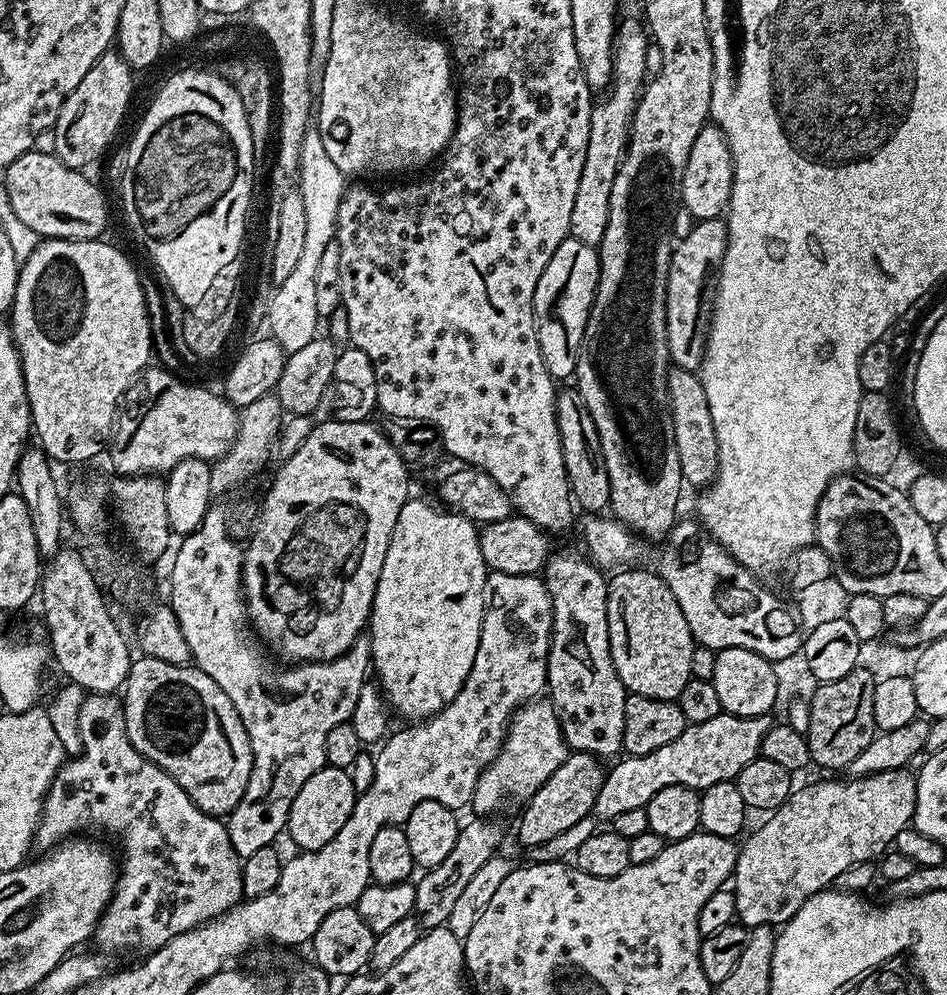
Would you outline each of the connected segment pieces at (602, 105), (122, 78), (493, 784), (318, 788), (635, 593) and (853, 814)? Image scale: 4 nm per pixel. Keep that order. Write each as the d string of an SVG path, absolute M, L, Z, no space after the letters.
M639 19L637 20L628 20L625 24L623 21L616 33L612 53L614 83L606 92L609 100L597 99L593 103L590 114L590 134L586 142L586 162L582 162L582 178L578 178L578 195L574 197L574 210L570 213L571 239L593 246L599 246L602 236L606 234L606 222L610 219L610 190L614 190L614 178L620 169L620 161L624 158L624 150L628 147L632 114L636 111L636 102L646 84L646 52L650 45L650 36L645 25Z
M109 50L101 54L98 62L94 62L94 66L90 66L86 78L82 78L82 82L78 82L78 86L74 86L74 90L60 107L60 113L54 125L56 134L54 155L63 164L71 168L87 169L87 164L94 163L111 146L112 139L115 138L116 131L119 130L120 123L123 122L124 115L128 112L128 103L132 100L132 76L134 76L133 69L129 68L128 63L120 57L119 51Z
M537 698L520 705L512 719L508 721L508 733L504 736L504 744L488 769L478 778L478 786L472 795L471 807L477 813L492 814L492 811L509 796L512 800L527 802L532 795L562 766L568 757L569 747L564 743L564 735L551 703L547 699Z
M332 767L320 768L313 776L306 778L302 790L298 790L298 798L294 798L294 806L290 806L286 836L297 844L297 849L313 852L326 846L326 842L330 842L330 838L334 838L334 834L346 826L346 818L350 818L354 810L358 795L354 790L354 782L350 782L343 767Z
M640 566L617 571L620 573L616 577L613 575L608 582L608 629L614 670L618 670L618 678L622 678L631 695L679 701L682 686L686 686L686 682L693 679L690 670L690 654L694 647L692 631L670 586L666 586L666 582L655 571L643 572L636 567Z
M909 769L844 778L842 782L822 780L797 787L787 802L771 813L761 828L749 831L743 837L744 844L742 840L739 845L734 873L736 920L749 930L758 926L782 926L798 914L809 897L833 885L841 872L858 863L879 859L895 843L898 831L909 827L916 801L916 778Z

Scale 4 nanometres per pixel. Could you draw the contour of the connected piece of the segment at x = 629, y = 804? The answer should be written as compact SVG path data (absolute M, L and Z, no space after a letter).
M721 714L710 718L710 722L689 724L681 736L674 738L674 742L669 742L667 746L654 750L654 754L642 754L641 756L625 755L623 757L624 760L617 759L615 761L617 764L613 768L611 765L607 769L602 782L602 790L598 790L598 802L594 809L595 815L600 818L605 816L605 821L610 822L625 810L638 810L645 807L650 802L650 798L654 798L654 794L658 794L658 790L662 790L662 786L681 784L687 788L703 790L714 782L722 782L723 780L735 781L737 774L747 764L754 762L760 756L762 738L768 732L769 727L770 720L768 716L729 716Z

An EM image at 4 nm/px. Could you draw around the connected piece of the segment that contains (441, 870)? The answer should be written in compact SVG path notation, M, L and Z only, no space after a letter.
M482 816L475 817L476 820L464 824L459 832L458 838L454 842L454 847L446 856L445 861L440 862L438 866L427 869L421 876L420 880L417 879L415 890L415 906L413 908L413 915L419 921L421 929L428 931L434 928L440 928L447 925L448 921L460 898L463 896L466 888L470 882L475 878L476 874L487 864L488 860L493 856L501 838L502 830L498 823L492 821L492 818L485 818Z

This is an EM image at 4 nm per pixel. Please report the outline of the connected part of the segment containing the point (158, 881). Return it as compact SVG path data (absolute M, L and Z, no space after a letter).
M93 692L85 695L81 703L80 713L78 714L77 726L80 730L82 750L79 756L65 759L53 778L53 782L44 796L39 824L35 828L34 844L36 848L37 846L40 847L40 850L47 850L57 842L63 841L73 834L83 833L80 831L83 828L90 827L91 824L101 824L102 827L109 828L110 831L117 832L120 835L120 844L124 847L124 861L123 858L119 861L116 889L112 891L108 907L104 909L104 913L102 913L100 920L96 923L94 943L96 942L97 946L104 952L120 952L123 948L141 948L144 954L151 954L157 952L162 946L166 946L178 934L188 932L191 928L199 928L201 924L206 924L208 921L216 919L217 916L221 916L224 912L229 912L231 908L235 908L237 904L241 903L245 899L244 887L242 886L242 858L236 853L234 846L230 842L225 821L206 815L189 798L186 790L182 790L182 786L178 786L178 782L174 782L174 778L169 772L165 772L164 769L159 768L154 762L150 762L132 745L130 738L126 734L126 718L124 717L124 705L121 697L116 694L105 694L102 692Z

